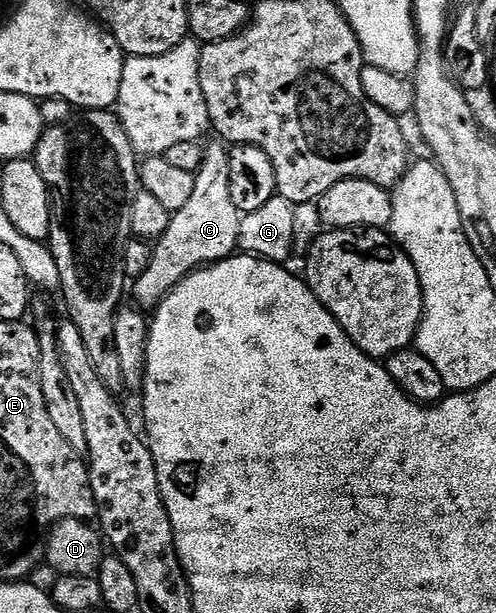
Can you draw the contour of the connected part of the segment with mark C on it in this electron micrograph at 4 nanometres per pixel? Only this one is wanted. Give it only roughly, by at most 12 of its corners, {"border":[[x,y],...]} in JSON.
{"border":[[205,146],[192,196],[132,285],[153,311],[189,273],[235,256],[230,154]]}

